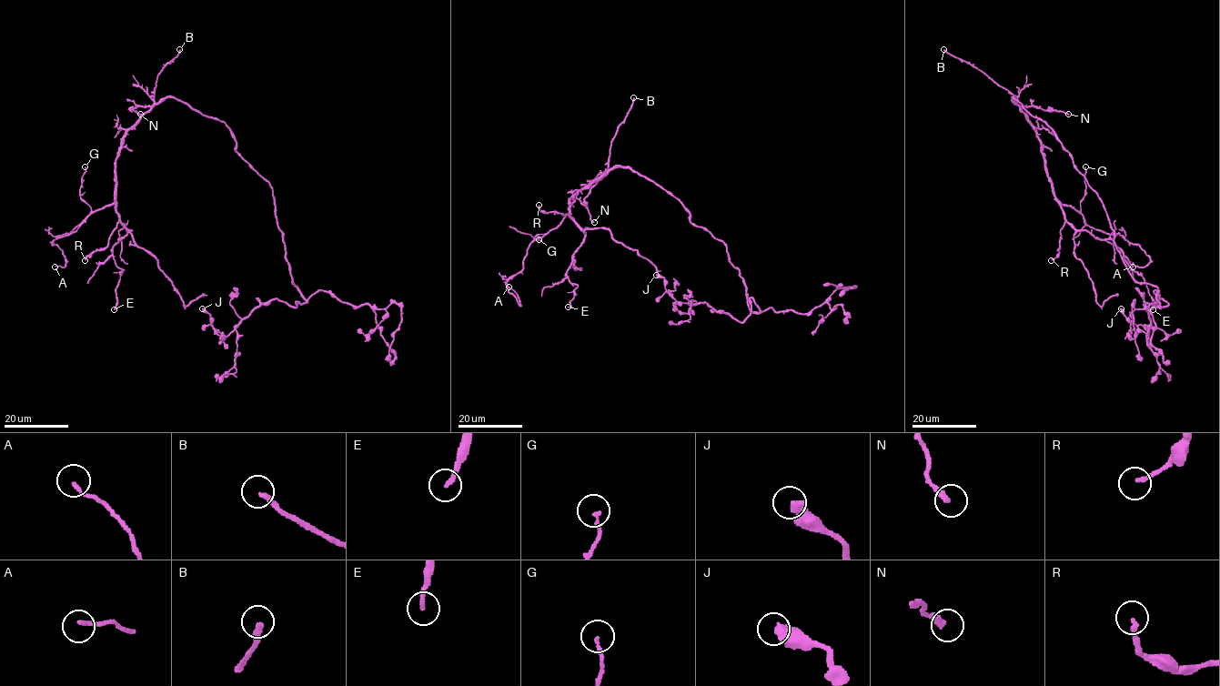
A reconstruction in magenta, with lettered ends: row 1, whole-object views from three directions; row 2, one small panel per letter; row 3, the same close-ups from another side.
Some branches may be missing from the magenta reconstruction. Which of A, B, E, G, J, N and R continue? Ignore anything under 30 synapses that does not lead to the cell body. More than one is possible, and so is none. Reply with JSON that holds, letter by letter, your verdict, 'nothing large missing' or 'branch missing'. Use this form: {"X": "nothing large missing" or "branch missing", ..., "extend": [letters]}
{"A": "nothing large missing", "B": "branch missing", "E": "nothing large missing", "G": "nothing large missing", "J": "nothing large missing", "N": "nothing large missing", "R": "nothing large missing", "extend": ["B"]}

